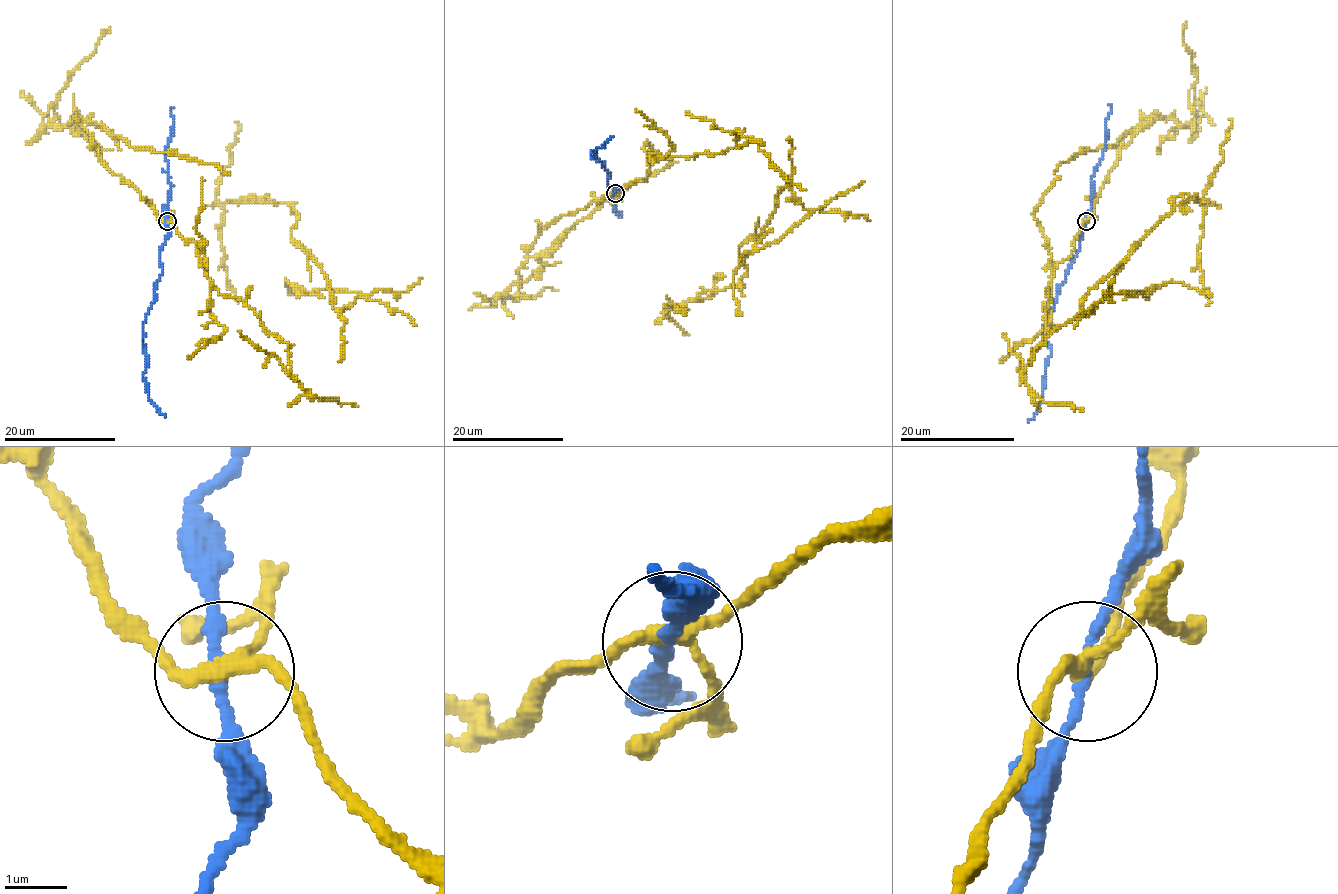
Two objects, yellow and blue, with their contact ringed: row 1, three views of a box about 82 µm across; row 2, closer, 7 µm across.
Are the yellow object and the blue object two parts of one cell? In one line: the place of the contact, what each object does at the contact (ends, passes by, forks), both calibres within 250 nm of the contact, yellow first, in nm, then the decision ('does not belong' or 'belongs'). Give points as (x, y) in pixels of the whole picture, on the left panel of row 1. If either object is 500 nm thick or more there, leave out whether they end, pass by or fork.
place (167, 221); yellow forks; blue passes by; calibres 200 and 160 nm; does not belong

